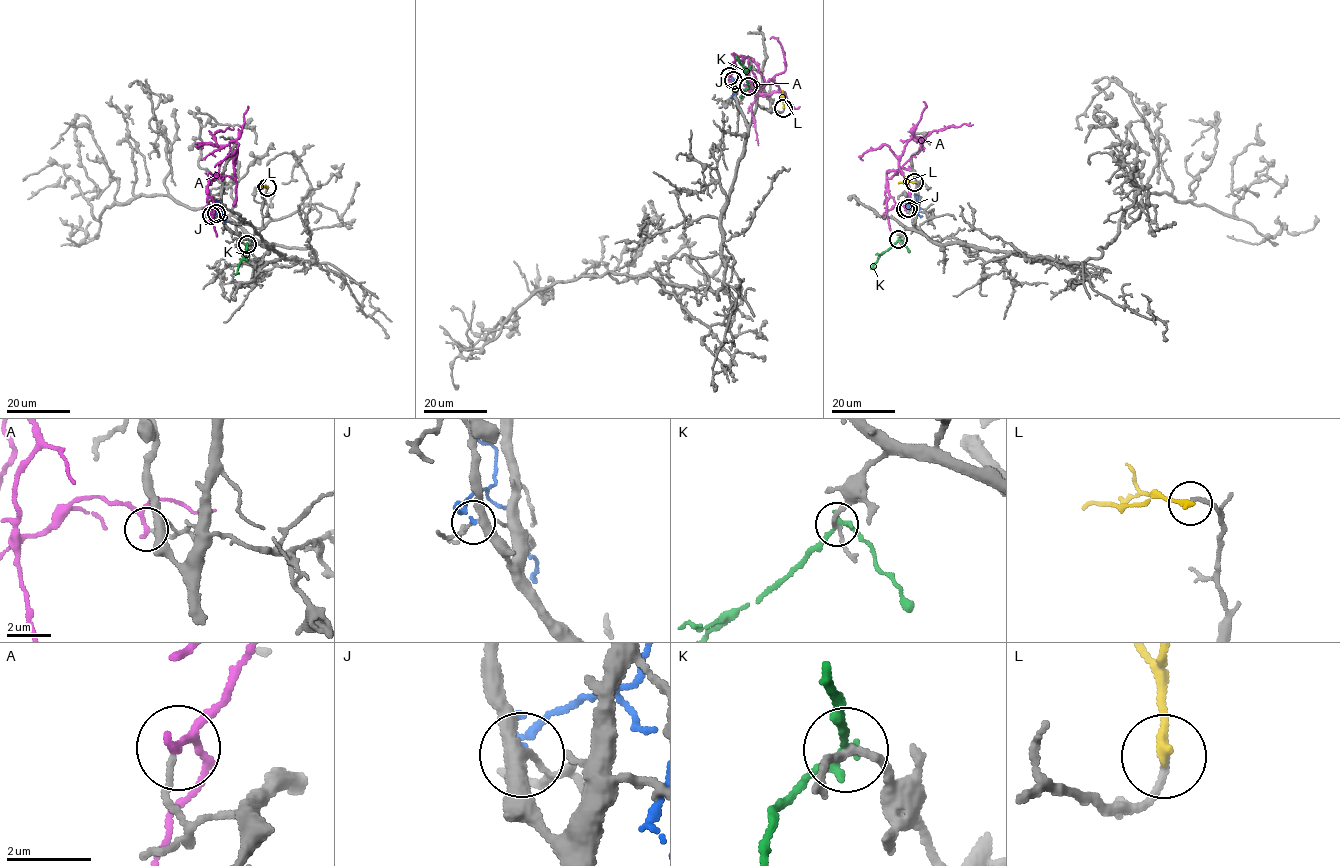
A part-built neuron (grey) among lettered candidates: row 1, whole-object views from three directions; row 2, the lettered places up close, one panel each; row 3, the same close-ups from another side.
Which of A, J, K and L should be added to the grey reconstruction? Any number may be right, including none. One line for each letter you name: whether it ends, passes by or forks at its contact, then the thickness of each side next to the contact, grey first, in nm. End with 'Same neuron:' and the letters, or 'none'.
L: it ends; calibres 160 and 280 nm
Same neuron: L

